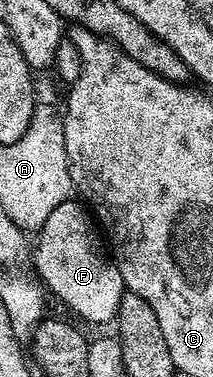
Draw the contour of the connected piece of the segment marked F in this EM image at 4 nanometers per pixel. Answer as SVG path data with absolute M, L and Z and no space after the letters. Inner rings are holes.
M71 197L55 208L51 217L47 217L41 230L36 232L35 239L37 248L31 251L31 267L33 263L37 270L36 278L43 284L44 290L50 296L53 294L59 302L66 303L79 318L89 323L116 320L121 298L127 293L125 282L116 263L106 252L105 255L101 252L102 240L94 216L76 198Z

